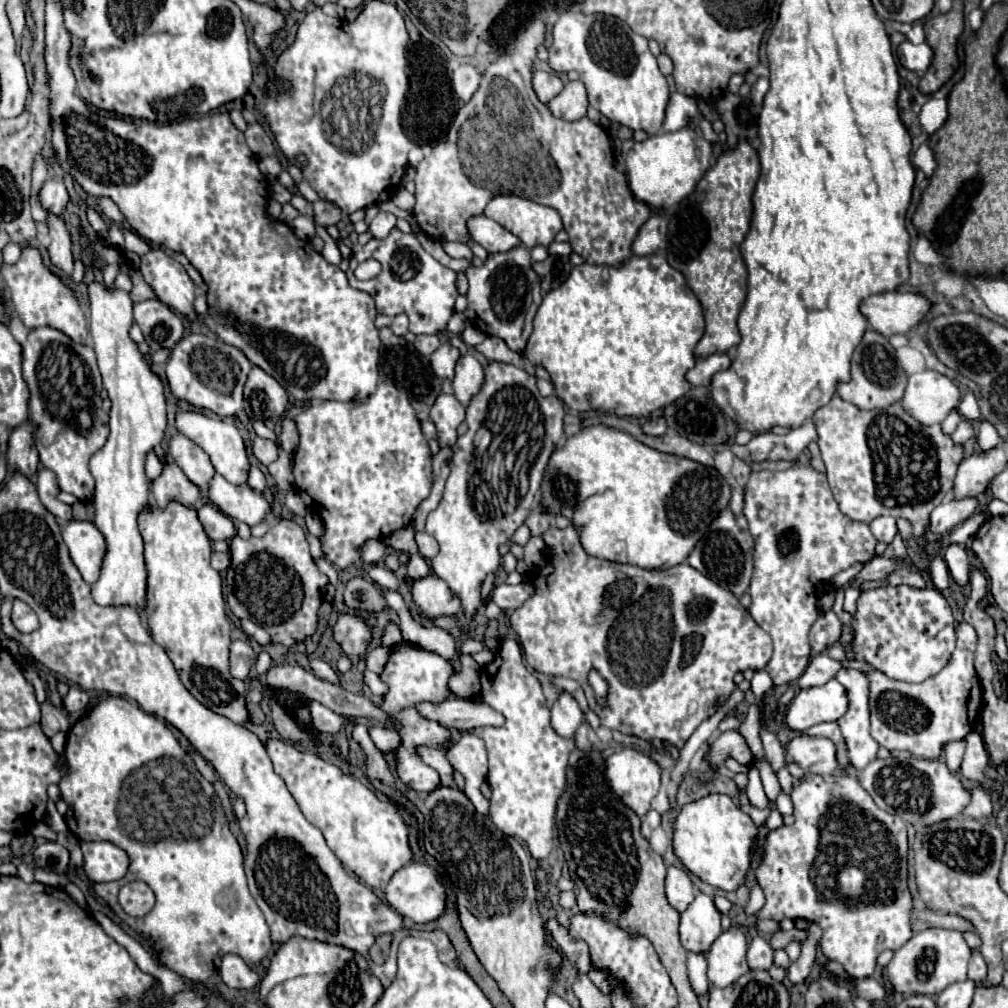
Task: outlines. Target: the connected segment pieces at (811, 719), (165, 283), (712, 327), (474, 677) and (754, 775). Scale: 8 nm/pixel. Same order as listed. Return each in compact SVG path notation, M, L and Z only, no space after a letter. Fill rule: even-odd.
M832 678L824 686L800 690L790 702L786 724L790 730L804 732L820 722L834 722L848 710L848 696L844 686Z
M154 248L148 254L144 254L140 272L144 280L152 286L158 300L162 300L172 310L184 314L190 320L196 318L192 310L194 282L186 274L184 266L176 262L170 254L166 254L166 250Z
M740 142L736 150L724 152L718 158L718 162L696 184L690 200L684 198L670 218L668 264L684 276L688 288L702 304L706 320L706 332L694 348L698 358L710 356L712 352L728 352L740 342L736 320L746 300L748 278L740 244L750 228L752 194L758 176L760 162L756 150L748 142Z
M462 654L462 672L454 674L450 678L450 690L458 698L472 698L476 692L480 692L480 666L474 662L472 656Z
M752 768L750 774L748 774L748 778L750 778L750 782L746 786L746 794L748 794L750 804L756 806L756 808L768 808L768 798L764 794L764 788L762 788L762 780L760 780L758 770Z

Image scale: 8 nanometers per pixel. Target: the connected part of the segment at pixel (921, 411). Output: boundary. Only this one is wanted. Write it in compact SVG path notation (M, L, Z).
M934 370L912 374L900 400L902 408L920 424L942 424L958 402L958 386Z

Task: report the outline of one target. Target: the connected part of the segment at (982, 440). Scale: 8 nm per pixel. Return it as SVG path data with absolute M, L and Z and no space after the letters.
M984 420L984 422L980 424L980 428L978 428L978 436L976 436L976 440L978 440L980 450L982 450L982 452L988 452L988 448L994 448L996 444L1000 444L1002 438L998 436L996 428Z

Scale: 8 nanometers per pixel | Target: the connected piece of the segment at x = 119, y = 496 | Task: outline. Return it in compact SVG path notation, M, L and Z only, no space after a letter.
M100 282L88 284L90 298L90 336L102 374L102 384L112 402L110 434L102 450L90 458L90 472L96 480L94 490L94 524L104 534L108 552L100 578L92 584L92 598L102 604L146 606L146 566L144 542L138 532L138 514L150 510L150 480L144 474L144 462L156 444L162 442L166 430L166 398L164 384L144 360L138 344L130 338L132 300L124 290L110 288Z

